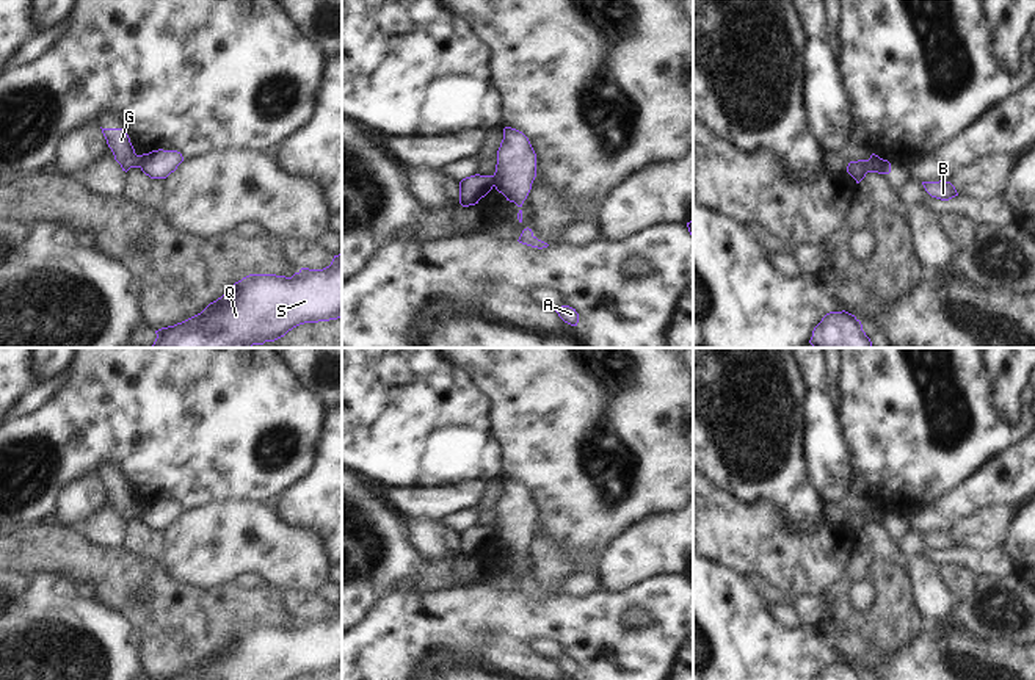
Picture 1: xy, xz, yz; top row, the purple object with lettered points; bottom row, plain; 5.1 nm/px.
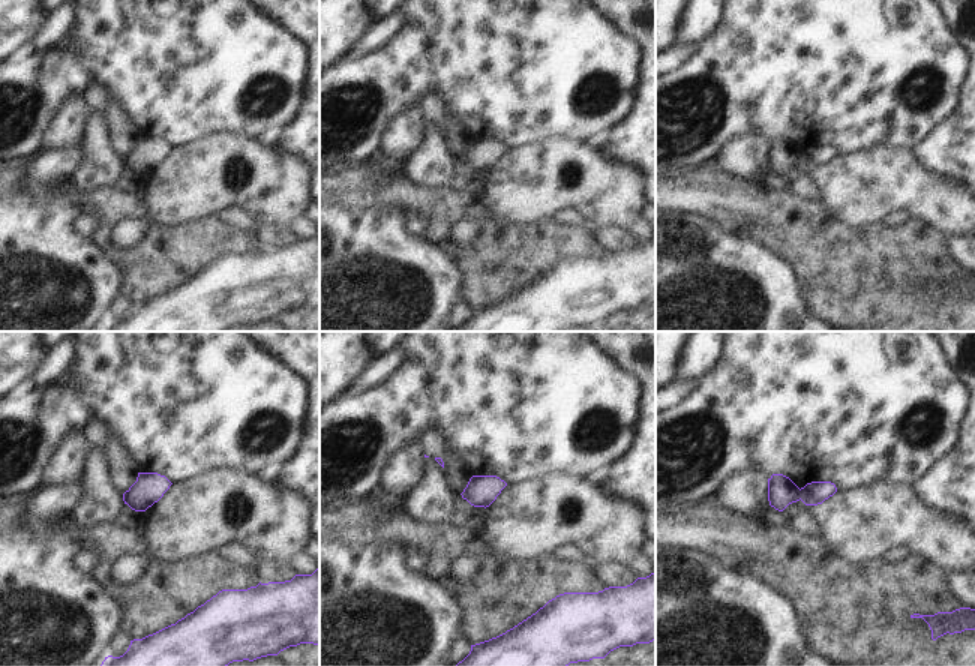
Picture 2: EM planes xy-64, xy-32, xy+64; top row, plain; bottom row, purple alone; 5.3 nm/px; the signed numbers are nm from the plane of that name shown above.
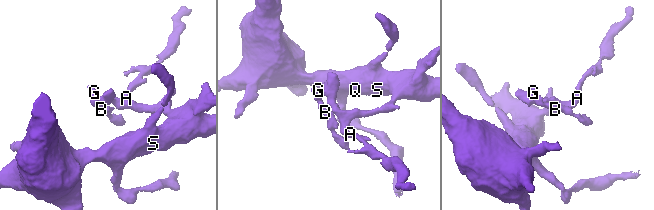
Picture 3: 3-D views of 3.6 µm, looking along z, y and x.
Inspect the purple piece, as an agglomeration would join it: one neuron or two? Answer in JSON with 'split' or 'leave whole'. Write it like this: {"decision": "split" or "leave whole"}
{"decision": "split"}

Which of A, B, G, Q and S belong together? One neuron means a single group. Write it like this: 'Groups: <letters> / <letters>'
Groups: A Q S / B G

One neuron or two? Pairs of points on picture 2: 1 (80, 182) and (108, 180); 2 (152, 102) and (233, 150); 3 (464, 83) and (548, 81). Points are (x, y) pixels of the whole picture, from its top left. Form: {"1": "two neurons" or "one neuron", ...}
{"1": "one neuron", "2": "two neurons", "3": "one neuron"}

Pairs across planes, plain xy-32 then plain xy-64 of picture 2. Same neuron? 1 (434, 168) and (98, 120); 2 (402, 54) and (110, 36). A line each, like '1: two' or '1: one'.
1: one
2: one

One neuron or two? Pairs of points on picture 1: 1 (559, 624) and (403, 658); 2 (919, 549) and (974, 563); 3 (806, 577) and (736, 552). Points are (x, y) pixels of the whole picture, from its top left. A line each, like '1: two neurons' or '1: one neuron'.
1: one neuron
2: one neuron
3: one neuron

